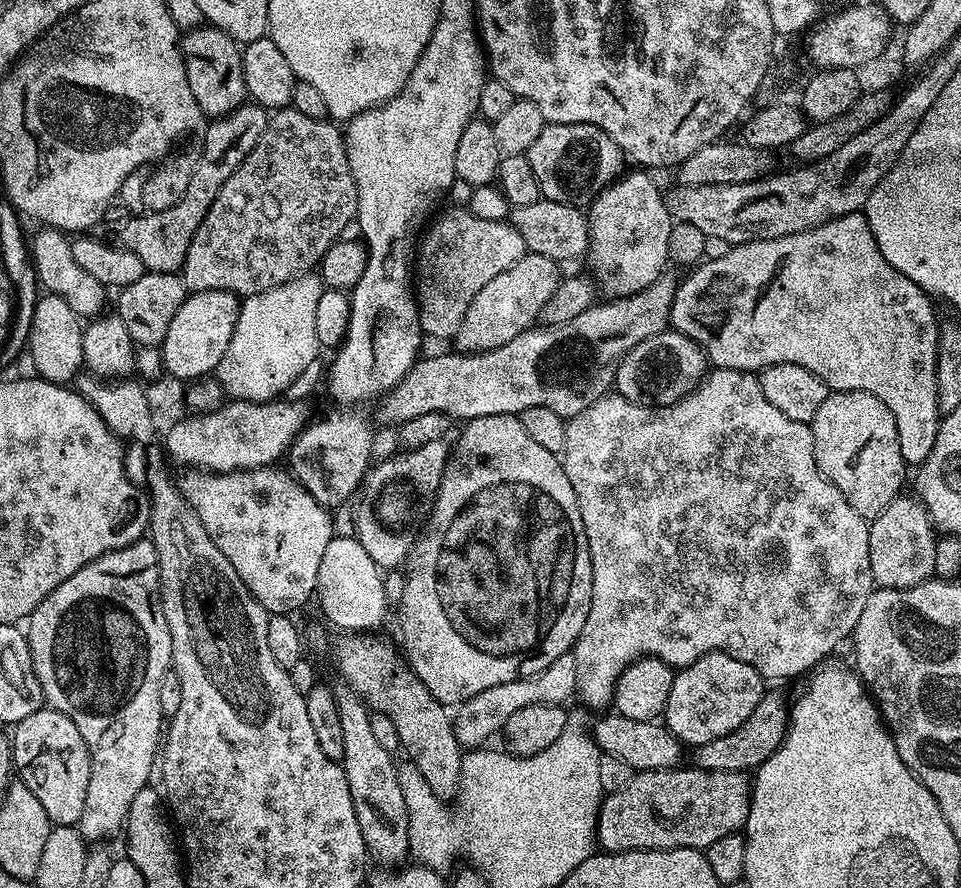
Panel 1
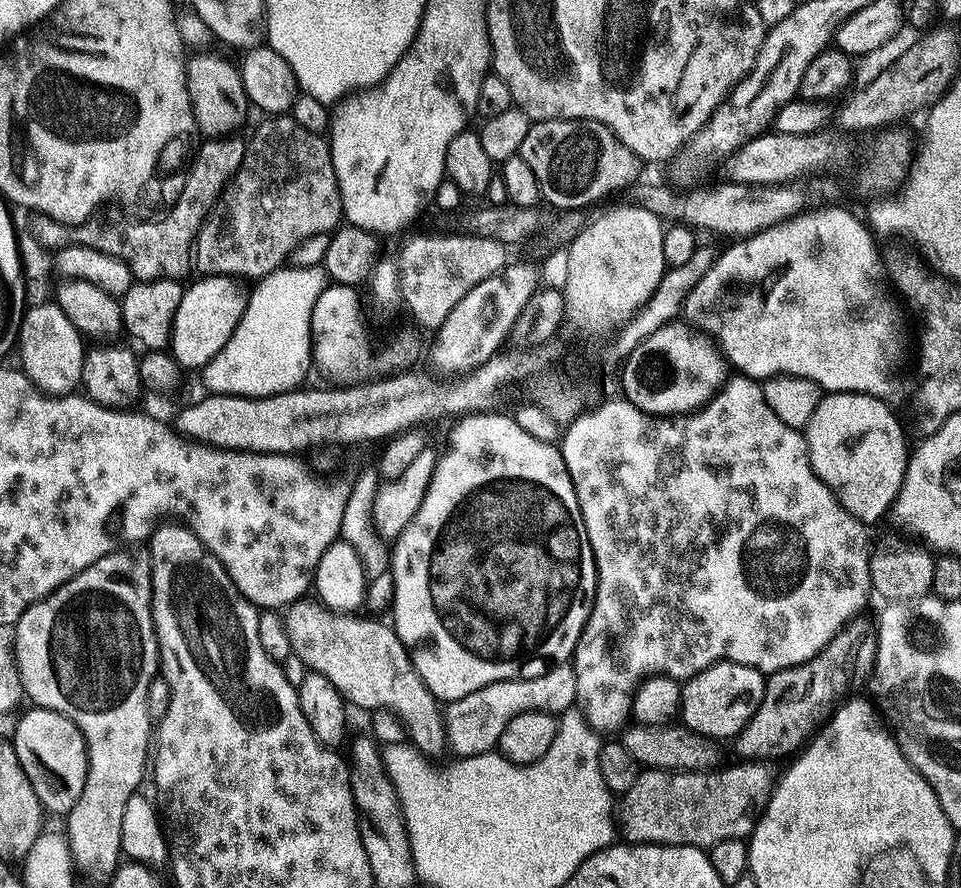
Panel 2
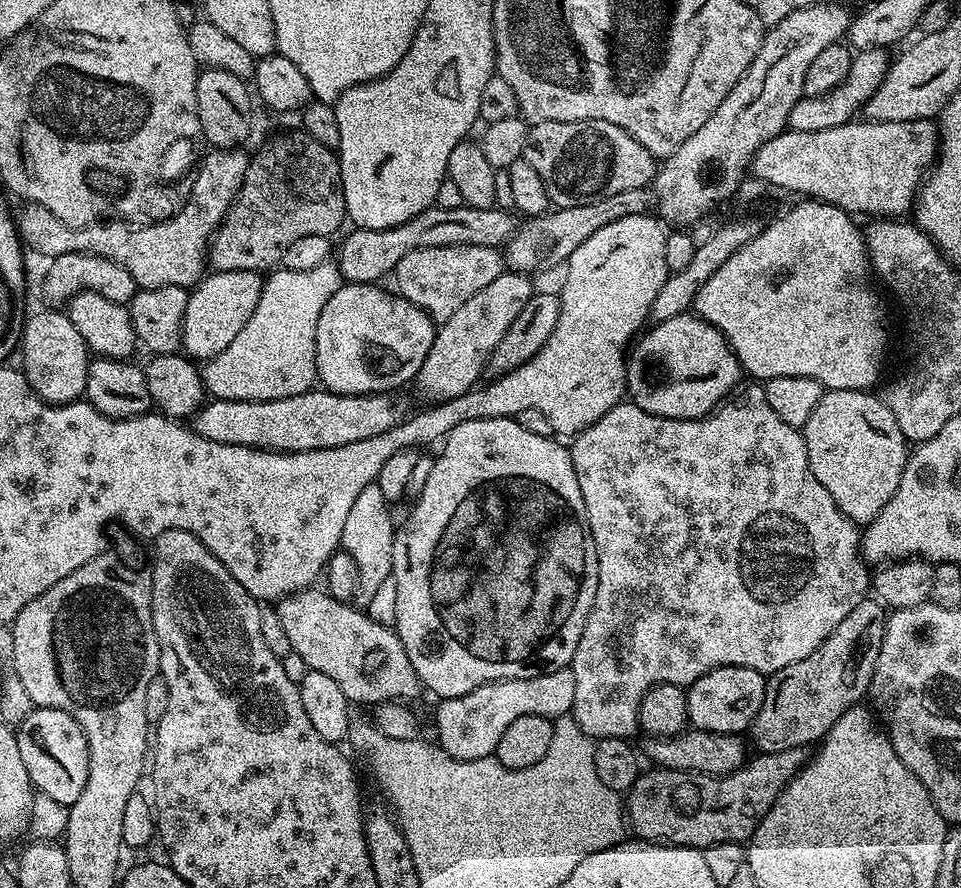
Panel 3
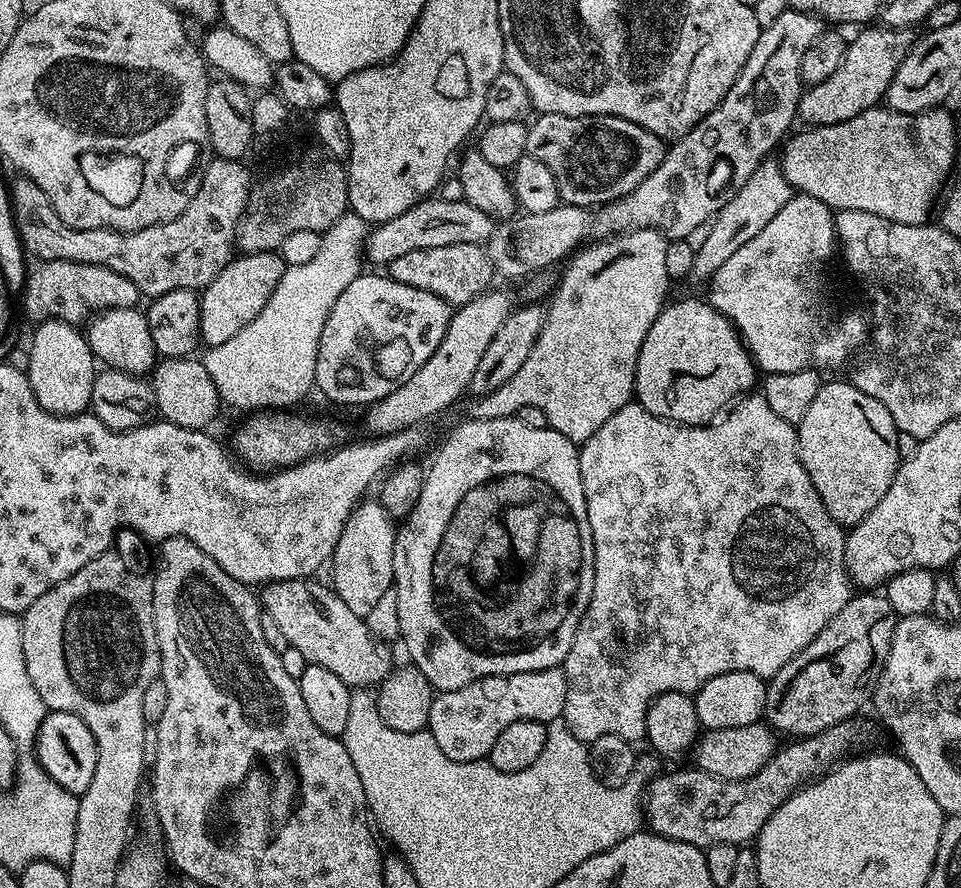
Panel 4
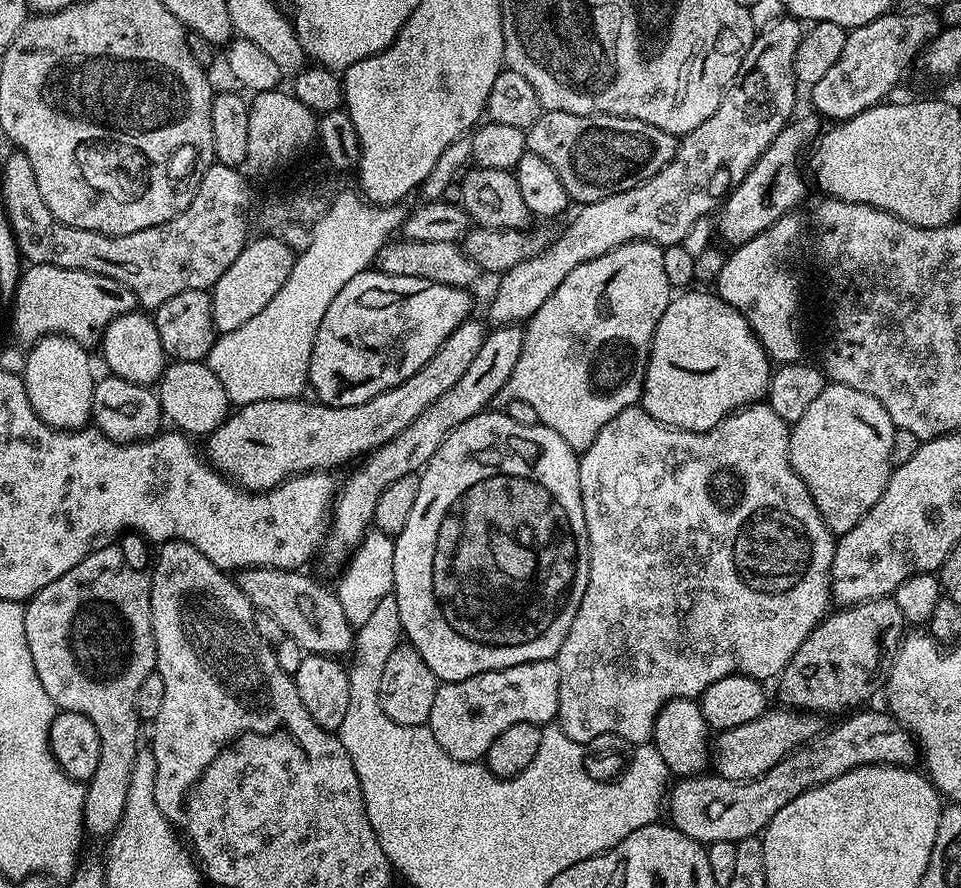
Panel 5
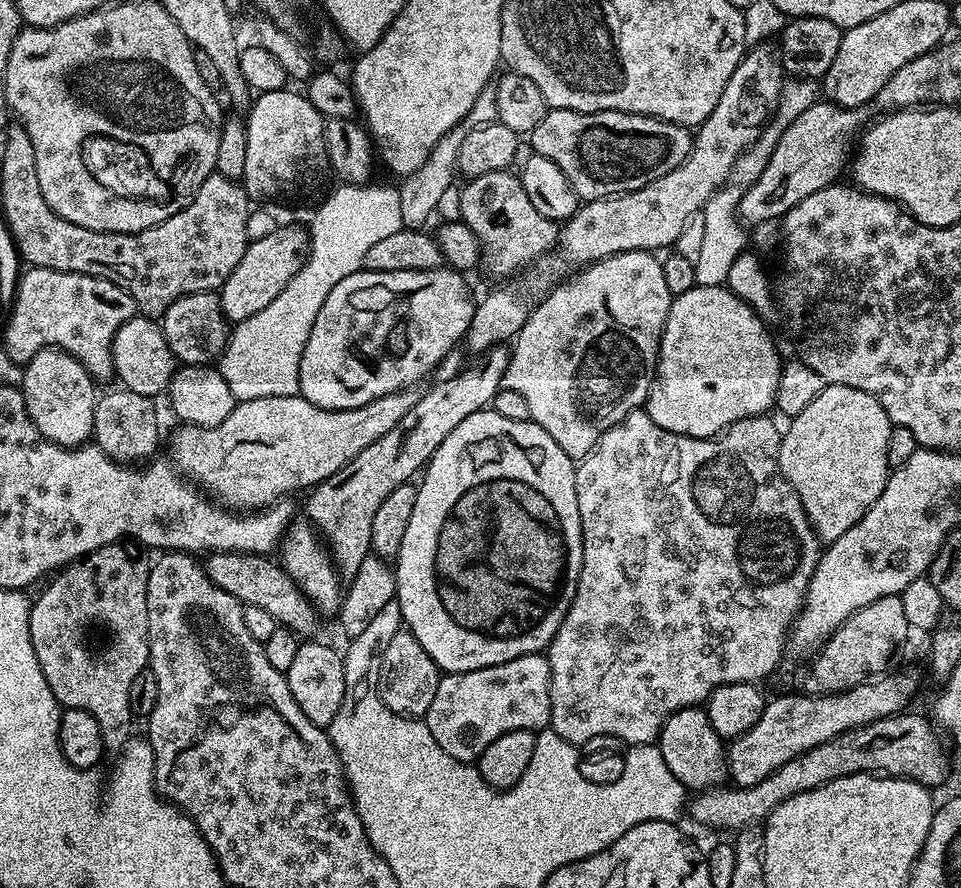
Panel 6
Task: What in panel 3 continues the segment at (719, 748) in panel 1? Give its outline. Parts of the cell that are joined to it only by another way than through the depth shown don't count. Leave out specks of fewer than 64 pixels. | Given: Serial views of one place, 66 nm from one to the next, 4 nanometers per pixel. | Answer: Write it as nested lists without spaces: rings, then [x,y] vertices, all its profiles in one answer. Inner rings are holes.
[[[865,598],[861,604],[854,606],[842,622],[822,642],[814,654],[802,658],[802,662],[793,662],[782,670],[771,673],[764,685],[764,697],[758,714],[752,720],[750,737],[760,747],[761,753],[781,752],[791,748],[803,748],[823,741],[831,732],[832,727],[843,718],[847,712],[861,703],[860,700],[869,695],[872,687],[872,675],[876,669],[876,659],[882,646],[886,609],[883,604],[872,598]]]

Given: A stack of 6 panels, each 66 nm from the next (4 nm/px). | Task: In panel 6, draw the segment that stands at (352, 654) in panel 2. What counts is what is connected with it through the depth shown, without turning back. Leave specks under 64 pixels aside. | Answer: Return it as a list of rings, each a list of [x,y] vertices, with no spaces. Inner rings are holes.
[[[214,552],[203,561],[203,565],[210,580],[216,586],[222,586],[222,590],[234,594],[241,604],[262,606],[262,610],[267,610],[276,619],[277,625],[290,629],[301,638],[311,637],[315,633],[312,631],[318,619],[316,608],[275,559],[267,555],[255,556],[252,552]]]

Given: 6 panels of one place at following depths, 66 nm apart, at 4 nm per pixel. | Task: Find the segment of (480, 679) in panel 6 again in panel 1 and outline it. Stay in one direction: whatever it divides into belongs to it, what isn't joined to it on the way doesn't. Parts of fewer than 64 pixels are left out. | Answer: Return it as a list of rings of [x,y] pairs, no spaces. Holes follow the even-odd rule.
[[[569,654],[550,662],[541,672],[535,672],[532,676],[522,676],[518,680],[502,682],[502,686],[490,686],[490,690],[482,690],[482,694],[474,694],[474,698],[465,700],[455,709],[452,716],[452,730],[461,749],[475,750],[487,745],[492,735],[503,733],[506,722],[522,706],[534,706],[535,704],[559,704],[571,696],[575,697],[576,691],[576,657]]]

